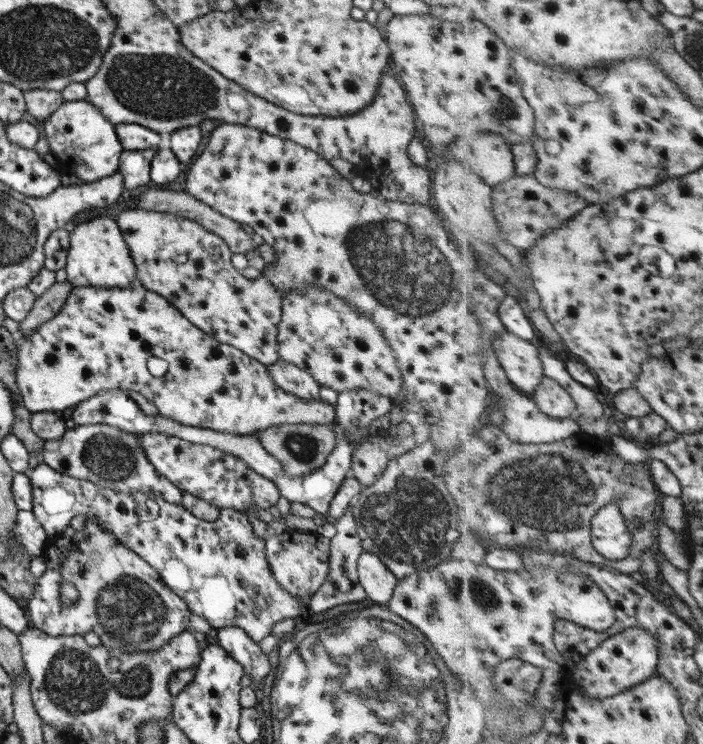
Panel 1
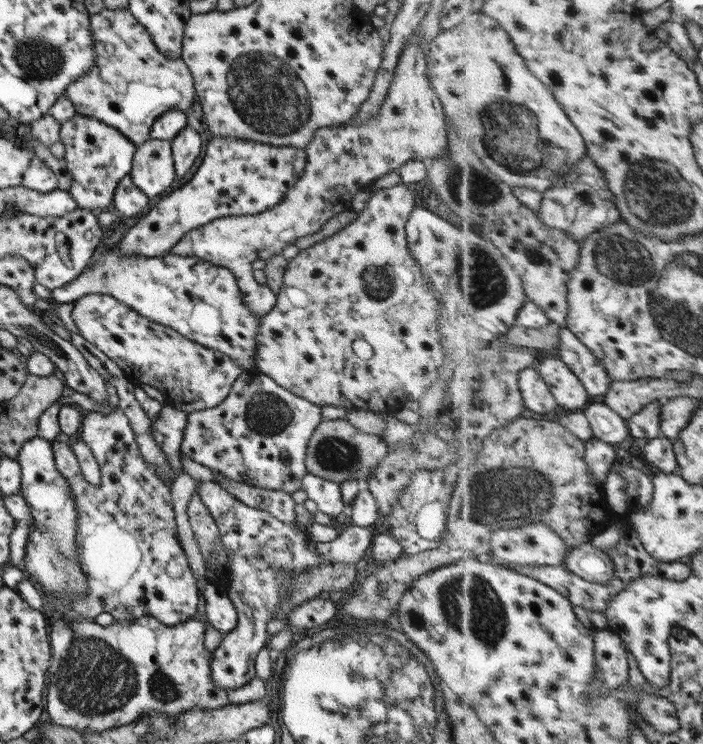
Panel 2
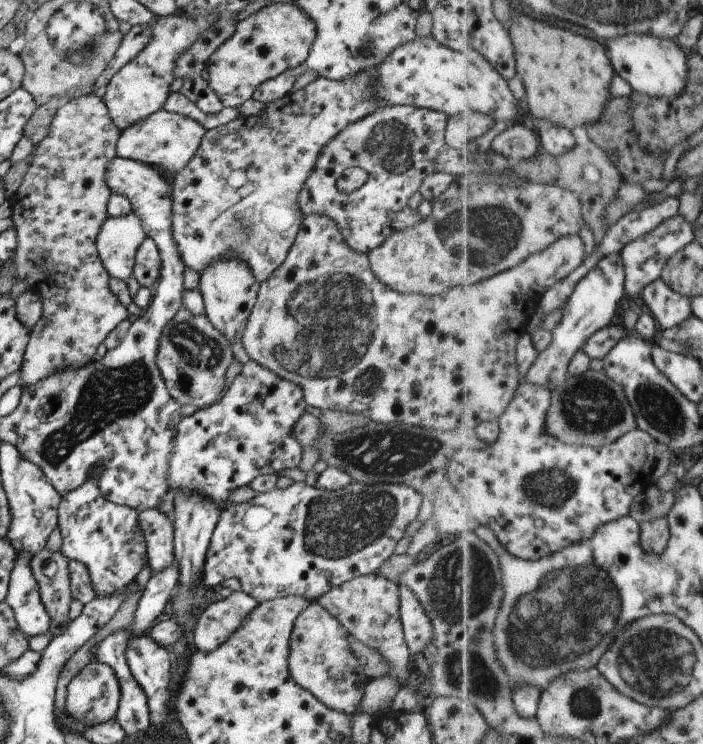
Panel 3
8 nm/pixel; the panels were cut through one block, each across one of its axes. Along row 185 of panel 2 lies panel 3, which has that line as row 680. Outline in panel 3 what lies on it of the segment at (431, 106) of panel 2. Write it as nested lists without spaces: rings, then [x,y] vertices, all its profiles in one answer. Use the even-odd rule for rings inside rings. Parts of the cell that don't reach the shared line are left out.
[[[317,601],[306,605],[294,620],[287,652],[287,670],[299,688],[310,692],[327,708],[348,716],[356,710],[368,683],[359,660],[349,650],[346,630]]]

